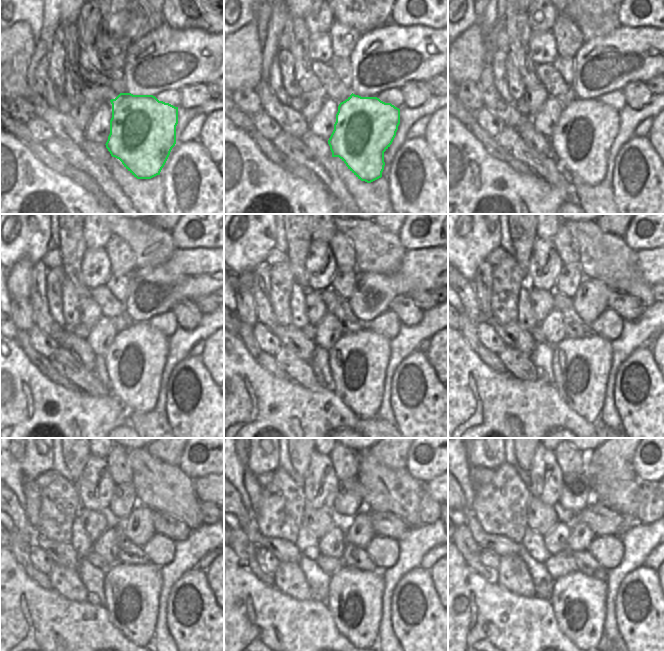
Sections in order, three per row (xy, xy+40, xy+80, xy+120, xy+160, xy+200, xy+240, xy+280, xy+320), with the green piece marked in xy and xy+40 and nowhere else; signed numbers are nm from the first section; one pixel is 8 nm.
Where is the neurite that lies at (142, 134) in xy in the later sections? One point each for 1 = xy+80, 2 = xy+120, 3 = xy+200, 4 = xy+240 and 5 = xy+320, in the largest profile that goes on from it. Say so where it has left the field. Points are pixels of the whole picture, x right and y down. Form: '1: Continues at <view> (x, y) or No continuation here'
1: Continues at xy+80 (587, 128)
2: Continues at xy+120 (135, 361)
3: Continues at xy+200 (581, 366)
4: Continues at xy+240 (131, 592)
5: Continues at xy+320 (579, 601)

